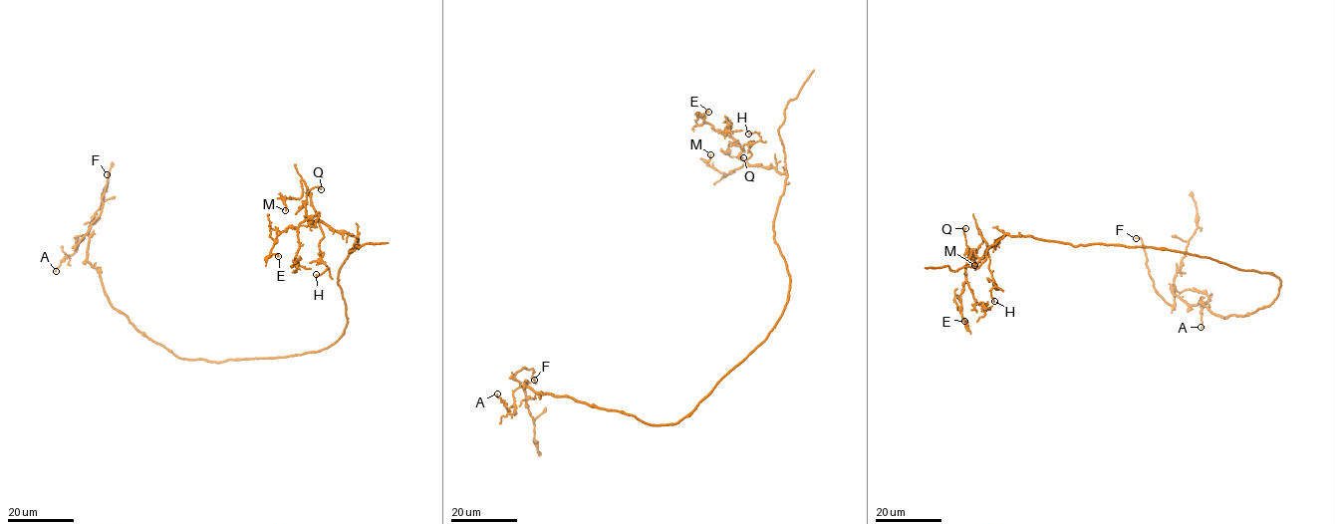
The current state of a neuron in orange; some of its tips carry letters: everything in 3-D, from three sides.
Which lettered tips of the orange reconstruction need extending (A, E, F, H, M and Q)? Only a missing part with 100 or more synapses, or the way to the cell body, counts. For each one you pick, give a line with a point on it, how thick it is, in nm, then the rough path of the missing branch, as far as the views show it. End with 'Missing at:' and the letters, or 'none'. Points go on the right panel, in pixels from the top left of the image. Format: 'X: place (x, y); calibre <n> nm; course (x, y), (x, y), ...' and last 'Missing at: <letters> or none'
Missing at: none

